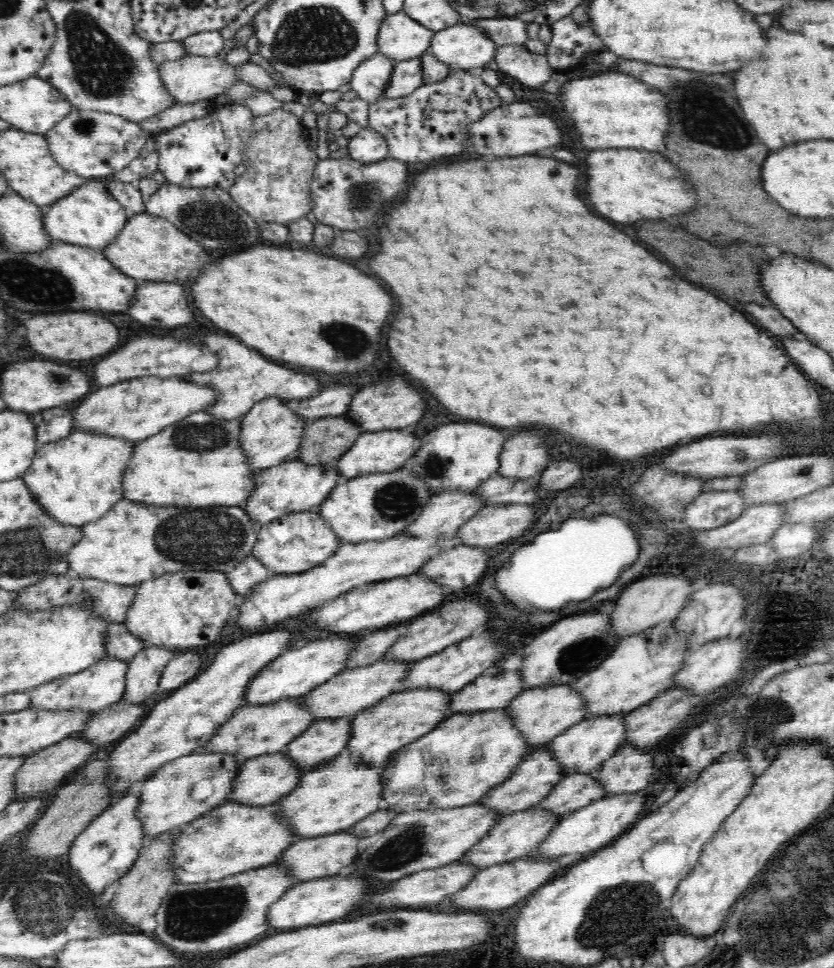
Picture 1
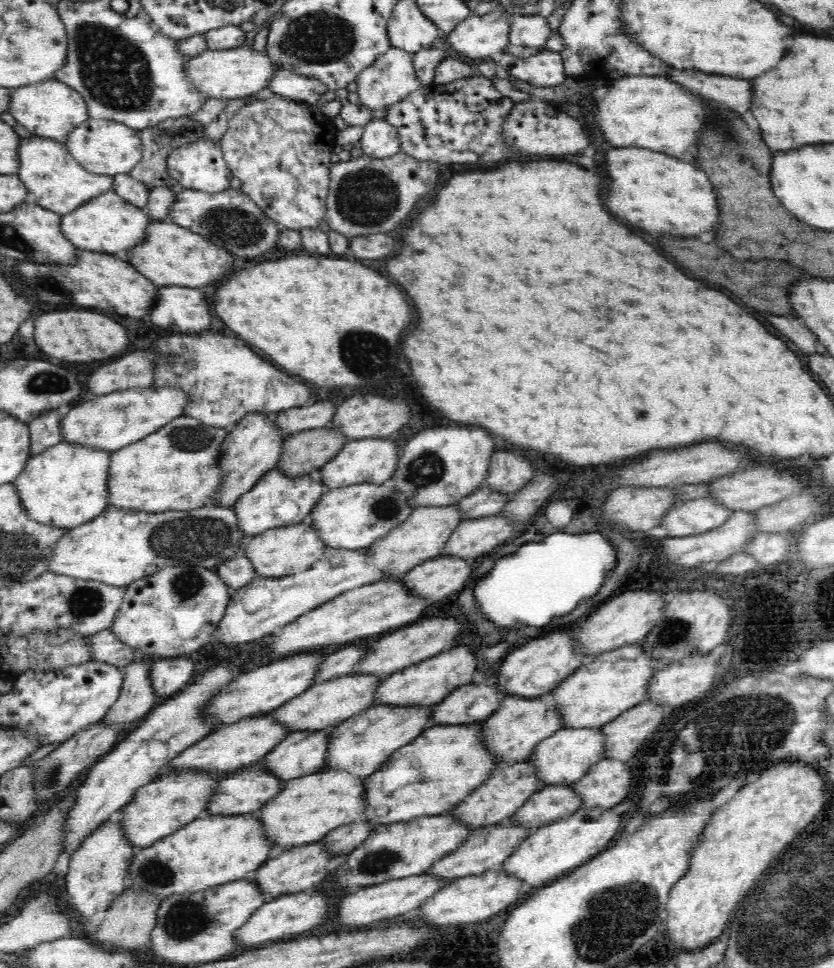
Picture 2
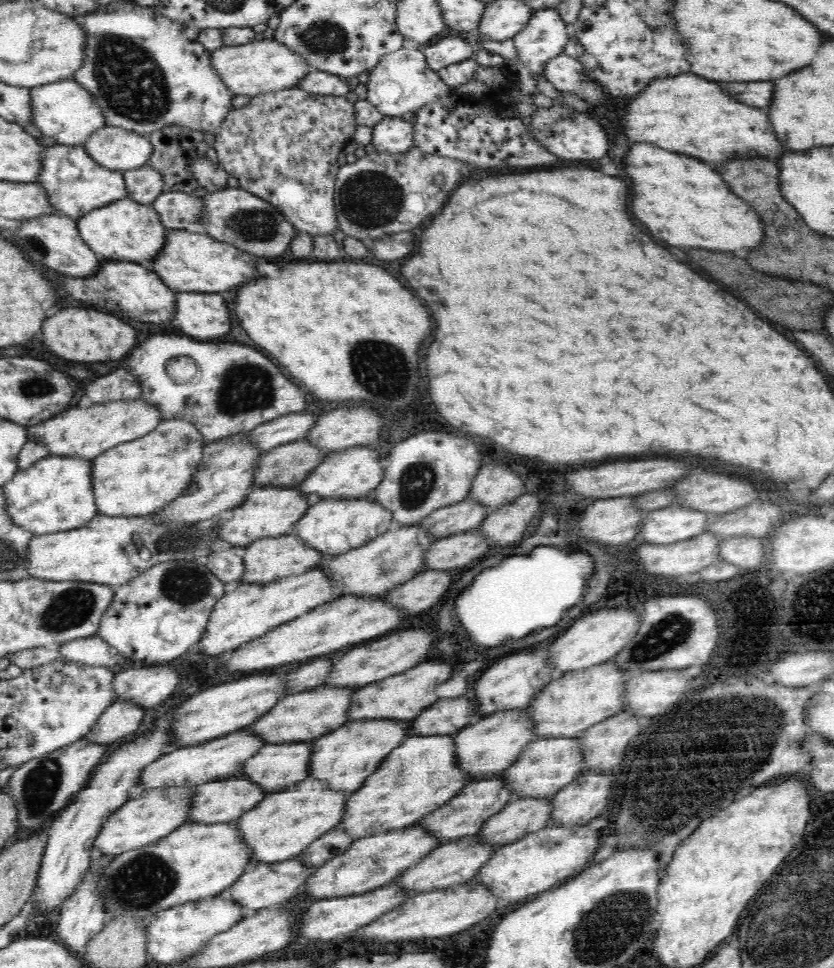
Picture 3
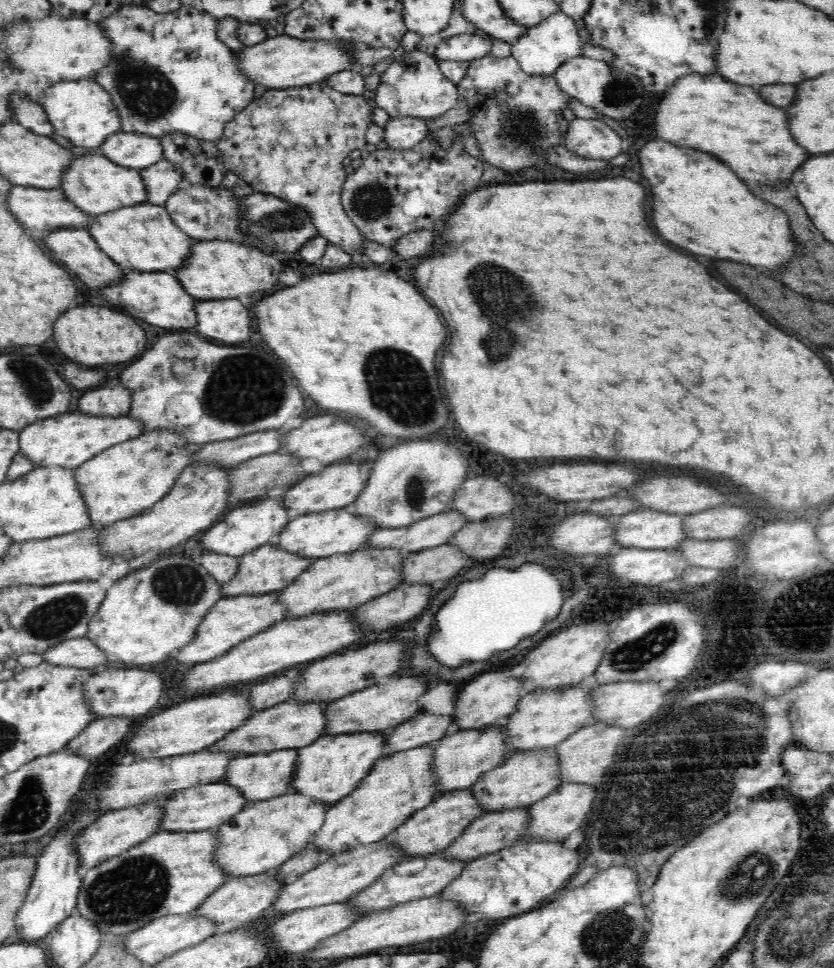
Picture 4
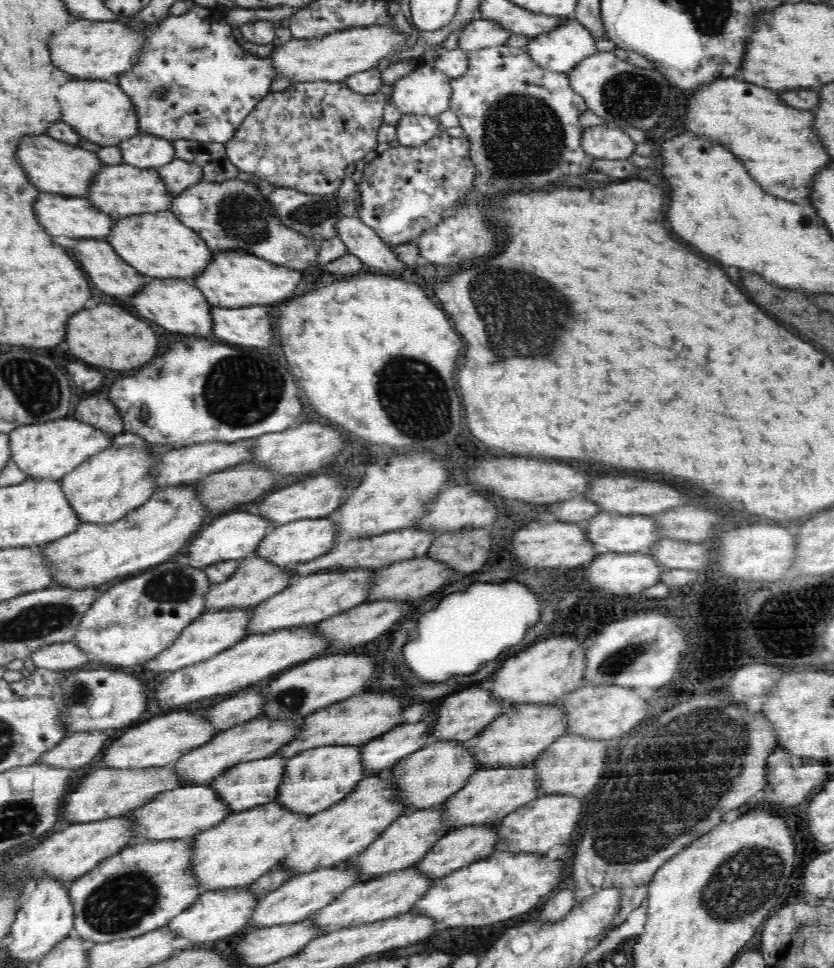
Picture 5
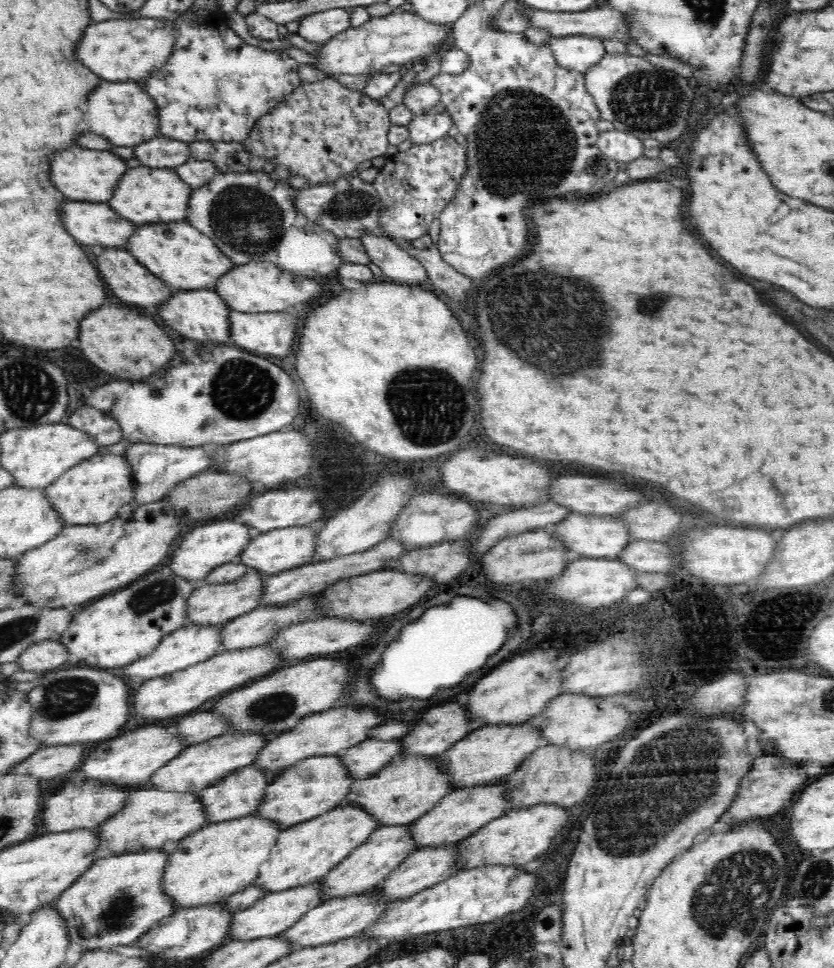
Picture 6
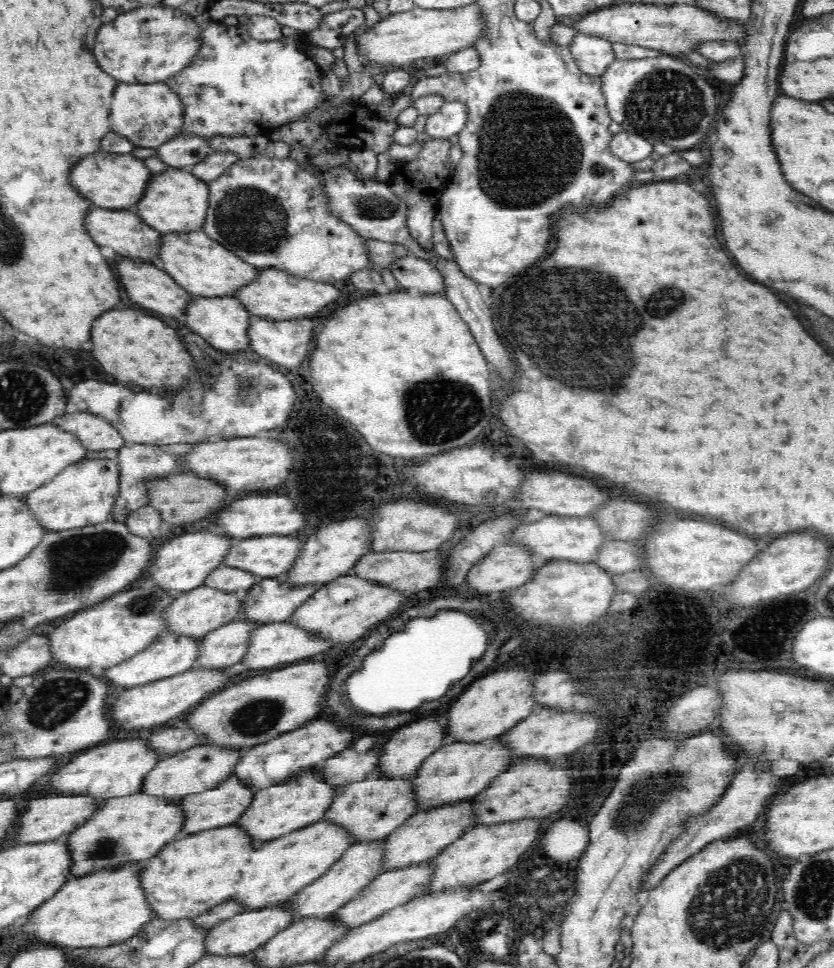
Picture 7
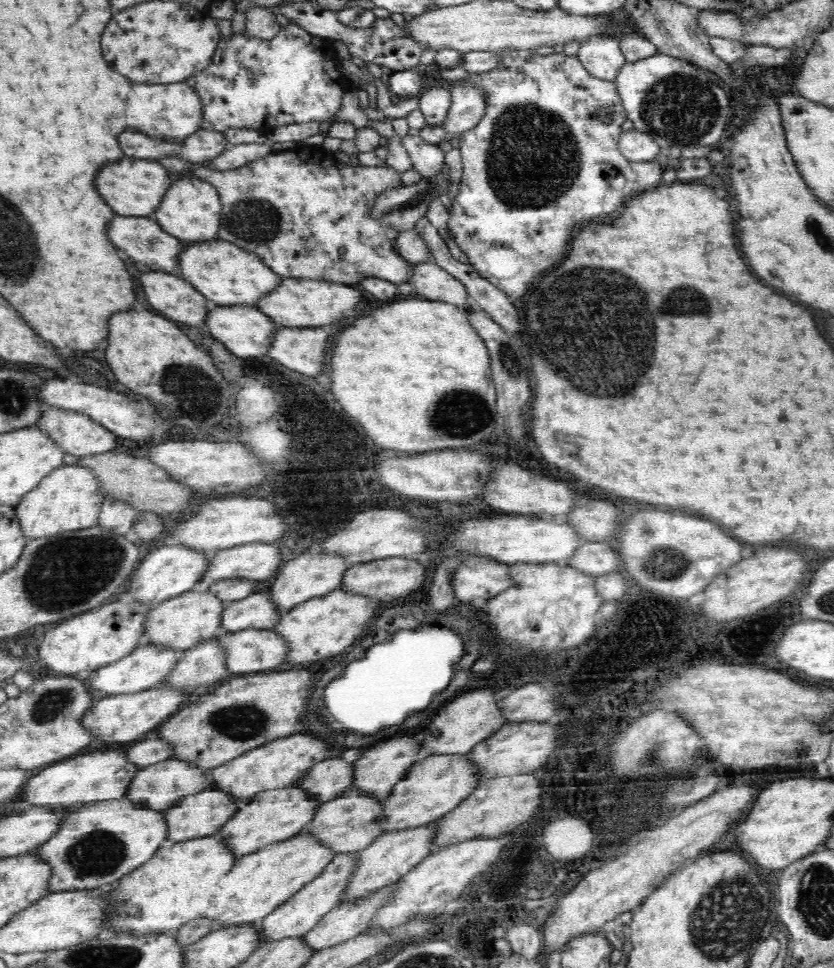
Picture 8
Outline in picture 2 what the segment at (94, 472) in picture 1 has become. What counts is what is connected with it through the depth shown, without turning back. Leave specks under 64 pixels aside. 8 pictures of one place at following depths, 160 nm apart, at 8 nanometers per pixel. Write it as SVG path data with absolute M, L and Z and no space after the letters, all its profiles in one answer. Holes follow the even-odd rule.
M60 441L42 454L30 457L20 476L12 483L26 516L46 527L64 530L100 516L107 507L106 468L109 454Z

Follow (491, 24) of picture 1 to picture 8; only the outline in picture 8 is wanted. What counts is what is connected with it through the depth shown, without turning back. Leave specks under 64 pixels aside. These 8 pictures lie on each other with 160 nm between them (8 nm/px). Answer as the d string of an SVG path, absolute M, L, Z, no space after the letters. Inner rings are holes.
M618 38L582 43L577 57L589 74L600 80L615 81L627 63Z

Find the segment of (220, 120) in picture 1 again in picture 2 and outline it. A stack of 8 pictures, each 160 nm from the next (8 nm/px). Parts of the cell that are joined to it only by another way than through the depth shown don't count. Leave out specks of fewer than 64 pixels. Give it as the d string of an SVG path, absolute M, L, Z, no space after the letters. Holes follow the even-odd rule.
M210 139L197 140L195 143L173 150L168 159L169 174L171 174L185 189L216 193L230 188L233 177L230 169L226 168L219 141Z

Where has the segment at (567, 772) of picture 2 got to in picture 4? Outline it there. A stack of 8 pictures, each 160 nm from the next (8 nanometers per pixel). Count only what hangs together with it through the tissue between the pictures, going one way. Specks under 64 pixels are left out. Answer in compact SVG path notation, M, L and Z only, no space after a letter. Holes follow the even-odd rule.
M556 748L542 752L517 752L506 756L496 768L482 773L468 790L481 814L494 814L504 811L527 809L537 800L542 800L557 786L558 774L555 770L554 753Z

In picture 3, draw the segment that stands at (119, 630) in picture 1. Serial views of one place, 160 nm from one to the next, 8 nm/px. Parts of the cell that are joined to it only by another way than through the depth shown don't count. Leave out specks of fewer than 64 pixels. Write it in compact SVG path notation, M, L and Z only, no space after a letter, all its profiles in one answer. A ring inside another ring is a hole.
M94 634L74 639L57 646L60 658L88 667L112 667L123 662L123 656Z

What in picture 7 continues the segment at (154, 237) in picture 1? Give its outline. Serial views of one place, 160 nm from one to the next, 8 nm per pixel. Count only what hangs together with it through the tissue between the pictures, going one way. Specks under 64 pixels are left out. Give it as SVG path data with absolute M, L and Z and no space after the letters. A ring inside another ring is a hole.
M274 269L262 270L258 282L244 288L238 298L245 304L245 307L256 315L268 320L296 320L296 318L312 318L318 312L322 312L328 304L338 302L342 292L335 288L332 283L318 280L310 280Z

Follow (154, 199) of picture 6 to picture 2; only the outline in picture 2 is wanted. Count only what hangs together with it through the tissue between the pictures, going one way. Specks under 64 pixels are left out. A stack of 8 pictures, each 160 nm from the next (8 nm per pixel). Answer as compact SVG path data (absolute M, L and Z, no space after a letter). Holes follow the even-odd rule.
M32 136L21 140L21 172L20 178L26 183L33 200L43 208L67 215L78 212L98 197L102 197L114 188L114 177L98 172L90 172L73 152L69 151L67 143L52 139Z

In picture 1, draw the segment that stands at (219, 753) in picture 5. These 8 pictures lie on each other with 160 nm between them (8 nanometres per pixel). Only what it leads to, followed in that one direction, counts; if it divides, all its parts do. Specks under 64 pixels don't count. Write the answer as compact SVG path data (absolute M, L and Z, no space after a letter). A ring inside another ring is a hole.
M382 659L367 667L355 668L336 674L327 682L320 684L313 692L299 697L299 707L311 717L318 720L352 721L354 716L375 706L384 698L396 692L399 681L402 681L407 670L402 663L383 662Z

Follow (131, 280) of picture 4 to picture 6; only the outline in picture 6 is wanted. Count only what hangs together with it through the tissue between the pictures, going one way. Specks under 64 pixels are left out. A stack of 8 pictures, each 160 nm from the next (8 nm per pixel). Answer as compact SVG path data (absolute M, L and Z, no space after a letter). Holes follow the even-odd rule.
M180 290L180 294L176 294L176 298L170 299L169 302L166 308L162 308L160 316L186 338L200 342L216 342L216 344L226 344L233 340L232 308L215 290L188 292Z

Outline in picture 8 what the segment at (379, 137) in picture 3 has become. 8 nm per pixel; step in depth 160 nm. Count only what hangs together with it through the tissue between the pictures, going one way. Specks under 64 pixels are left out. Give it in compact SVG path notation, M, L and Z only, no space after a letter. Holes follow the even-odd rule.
M469 79L441 82L450 91L452 106L443 128L448 132L472 130L488 112L487 90Z

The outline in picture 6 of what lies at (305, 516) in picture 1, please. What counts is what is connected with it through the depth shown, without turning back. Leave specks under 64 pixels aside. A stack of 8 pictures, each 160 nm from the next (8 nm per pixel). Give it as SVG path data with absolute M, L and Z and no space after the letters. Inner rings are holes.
M247 573L236 582L224 585L205 583L194 586L190 596L186 598L186 608L183 609L184 626L220 627L227 622L245 615L260 606L260 590L263 580L258 574Z

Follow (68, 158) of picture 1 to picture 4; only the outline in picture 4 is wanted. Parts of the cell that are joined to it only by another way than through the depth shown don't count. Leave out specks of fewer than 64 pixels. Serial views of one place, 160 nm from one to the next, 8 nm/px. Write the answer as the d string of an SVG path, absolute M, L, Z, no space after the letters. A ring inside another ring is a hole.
M123 130L106 139L100 148L110 160L128 168L145 169L164 158L164 147L158 137Z

